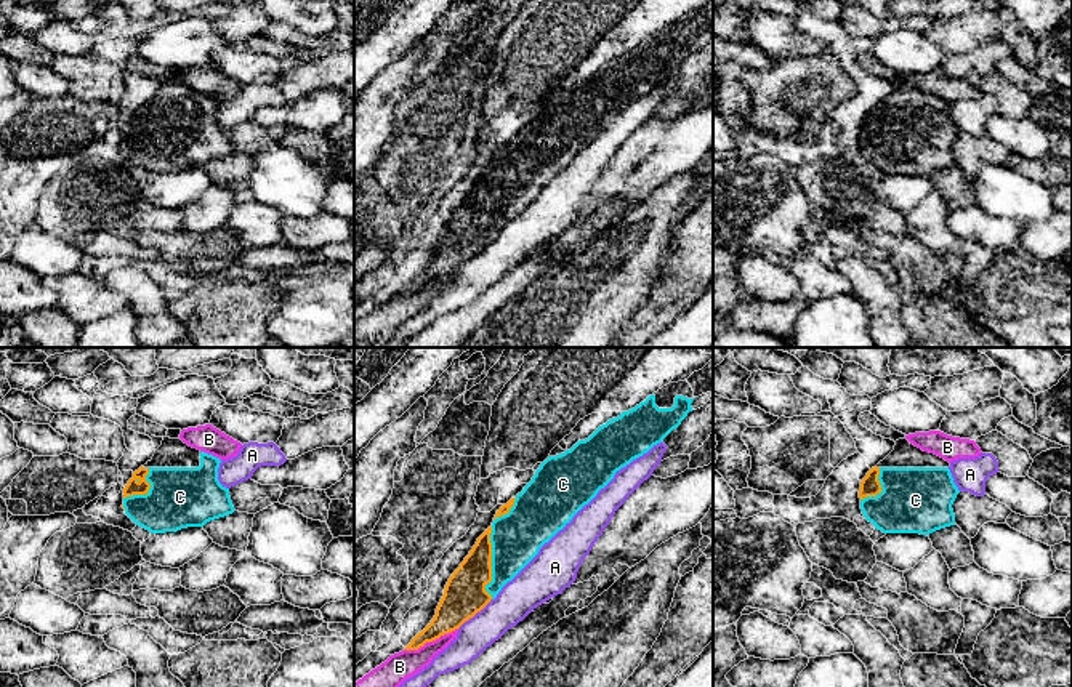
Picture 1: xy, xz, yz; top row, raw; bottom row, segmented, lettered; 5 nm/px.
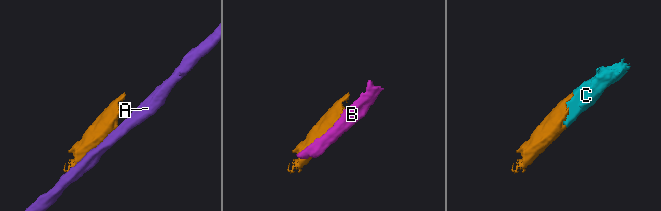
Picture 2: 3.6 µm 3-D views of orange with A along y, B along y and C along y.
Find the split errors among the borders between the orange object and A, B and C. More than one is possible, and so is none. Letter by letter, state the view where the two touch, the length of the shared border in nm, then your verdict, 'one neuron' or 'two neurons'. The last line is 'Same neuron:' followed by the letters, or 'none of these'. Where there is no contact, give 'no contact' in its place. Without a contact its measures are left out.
A: contact in xz; length 240 nm; two neurons
B: contact in xz; length 300 nm; two neurons
C: contact in xz; length 360 nm; one neuron
Same neuron: C

